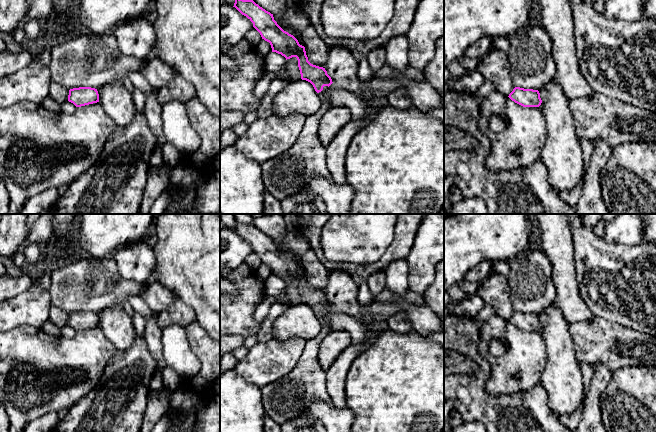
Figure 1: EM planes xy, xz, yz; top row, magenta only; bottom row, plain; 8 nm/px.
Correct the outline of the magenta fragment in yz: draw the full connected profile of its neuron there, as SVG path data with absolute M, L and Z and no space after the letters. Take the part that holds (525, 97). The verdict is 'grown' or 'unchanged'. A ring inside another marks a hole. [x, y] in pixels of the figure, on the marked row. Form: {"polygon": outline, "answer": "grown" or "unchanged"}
{"polygon": "M556 79L550 80L538 90L515 87L508 96L523 107L539 107L545 117L547 137L540 160L546 167L550 185L561 194L580 186L583 174L584 157L575 131L575 122L569 108L569 100Z", "answer": "grown"}

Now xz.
{"polygon": "M235 0L234 6L242 15L246 16L253 27L260 33L262 39L269 42L272 52L281 54L287 59L296 57L301 74L299 81L290 81L273 99L272 112L278 117L286 117L294 113L300 113L306 117L316 114L322 106L322 100L327 98L332 106L344 106L351 110L352 120L367 118L373 120L378 111L368 109L368 99L359 97L341 88L336 88L331 77L323 67L311 64L308 61L305 47L300 45L298 40L288 32L284 31L274 20L273 14L266 11L253 0Z", "answer": "grown"}

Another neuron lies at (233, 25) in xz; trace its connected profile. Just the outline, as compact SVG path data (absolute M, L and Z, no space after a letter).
M220 5L220 45L236 45L253 28L253 23L235 7Z

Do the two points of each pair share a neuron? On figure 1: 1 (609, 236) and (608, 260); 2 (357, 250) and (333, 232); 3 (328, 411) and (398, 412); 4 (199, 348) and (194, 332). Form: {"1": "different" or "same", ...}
{"1": "different", "2": "same", "3": "different", "4": "same"}

